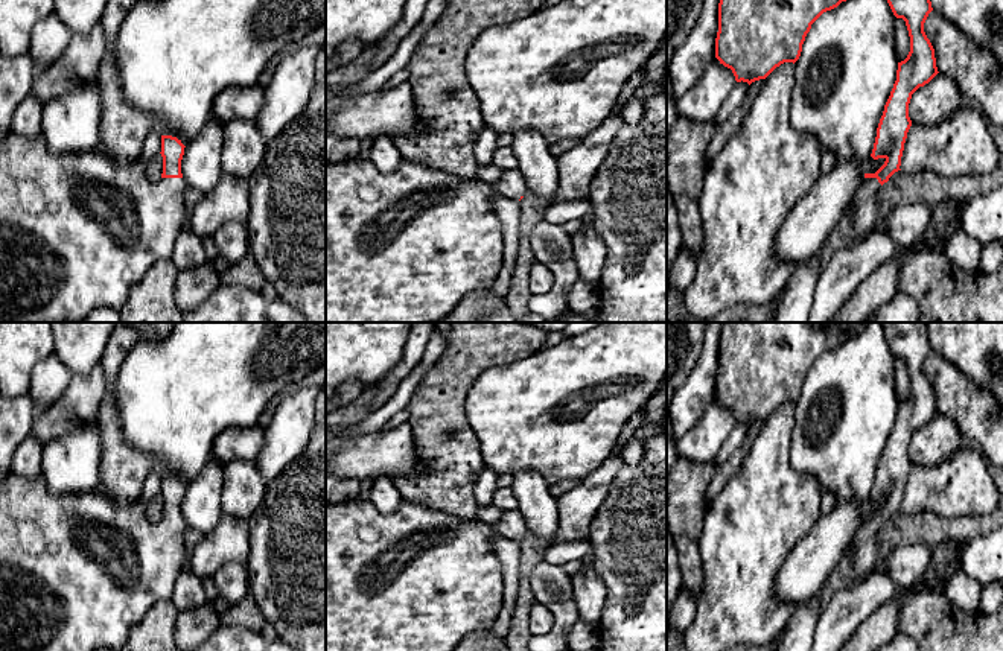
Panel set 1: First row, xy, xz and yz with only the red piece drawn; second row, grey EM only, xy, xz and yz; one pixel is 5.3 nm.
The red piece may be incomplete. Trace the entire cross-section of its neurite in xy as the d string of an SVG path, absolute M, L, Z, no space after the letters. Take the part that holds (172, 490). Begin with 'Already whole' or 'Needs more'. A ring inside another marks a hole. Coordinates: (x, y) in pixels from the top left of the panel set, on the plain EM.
Needs more. M15 473L0 481L0 651L94 651L110 648L119 651L128 640L129 630L163 599L170 599L178 576L184 572L189 552L184 546L186 522L181 514L184 485L172 476L161 476L163 514L157 523L146 519L145 500L140 497L128 507L116 507L107 493L93 487L82 494L52 494L43 475L26 479Z

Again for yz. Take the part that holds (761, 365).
Already whole. M723 322L718 344L715 399L731 409L737 423L766 420L784 403L796 403L811 365L826 351L858 335L866 322Z

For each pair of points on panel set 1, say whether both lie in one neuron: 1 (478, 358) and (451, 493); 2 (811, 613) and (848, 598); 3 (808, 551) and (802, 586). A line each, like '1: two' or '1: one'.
1: one
2: two
3: one

